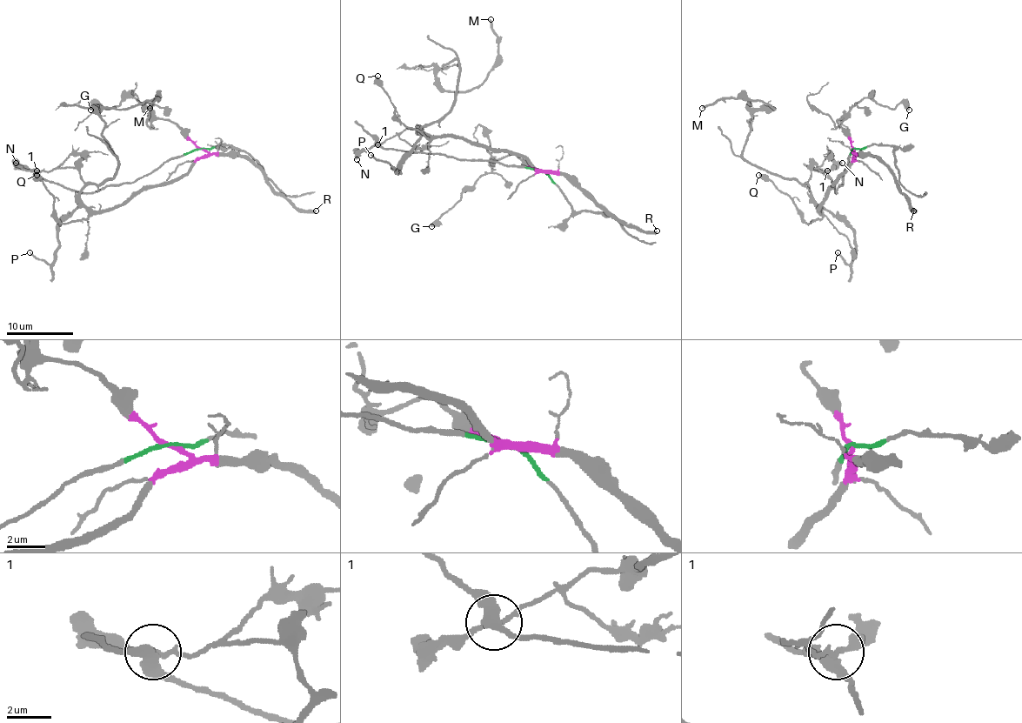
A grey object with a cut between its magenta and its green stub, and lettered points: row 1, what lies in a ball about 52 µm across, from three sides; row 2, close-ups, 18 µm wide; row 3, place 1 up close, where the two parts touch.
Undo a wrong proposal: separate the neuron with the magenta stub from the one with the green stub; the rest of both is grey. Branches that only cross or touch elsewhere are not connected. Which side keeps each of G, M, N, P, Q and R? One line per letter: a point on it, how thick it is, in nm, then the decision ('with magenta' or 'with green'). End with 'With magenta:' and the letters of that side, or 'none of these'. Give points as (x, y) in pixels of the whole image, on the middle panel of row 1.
G: at (431, 226); 460 nm thick; with magenta
M: at (490, 19); 240 nm thick; with magenta
N: at (357, 159); 500 nm thick; with magenta
P: at (370, 155); 170 nm thick; with magenta
Q: at (377, 76); 500 nm thick; with magenta
R: at (657, 230); 340 nm thick; with magenta
With magenta: G, M, N, P, Q, R

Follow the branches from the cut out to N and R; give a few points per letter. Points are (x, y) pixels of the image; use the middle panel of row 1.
N: (542, 171), (511, 150), (483, 148), (461, 137), (430, 136), (421, 129), (424, 126), (403, 129), (356, 159)
R: (542, 171), (564, 173), (604, 211), (617, 219), (631, 223), (640, 231), (657, 231)

